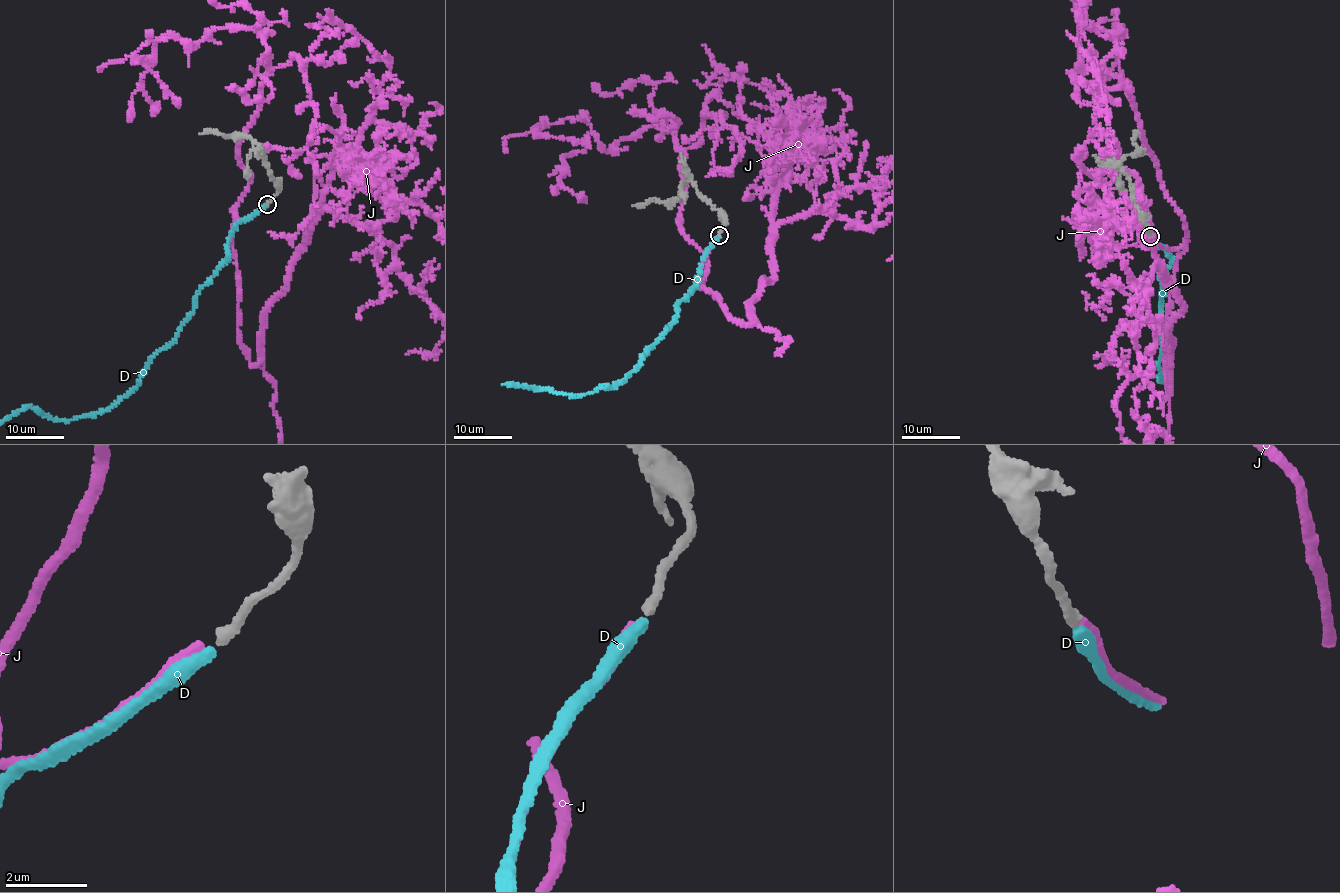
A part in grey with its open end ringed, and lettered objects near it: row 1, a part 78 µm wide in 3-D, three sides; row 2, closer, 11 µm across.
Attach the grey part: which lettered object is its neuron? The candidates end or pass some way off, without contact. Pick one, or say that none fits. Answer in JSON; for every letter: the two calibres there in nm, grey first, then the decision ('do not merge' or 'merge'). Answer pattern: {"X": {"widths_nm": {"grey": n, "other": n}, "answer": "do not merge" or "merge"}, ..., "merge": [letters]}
{"D": {"widths_nm": {"grey": 240, "other": 340}, "answer": "do not merge"}, "J": {"widths_nm": {"grey": 240, "other": 200}, "answer": "merge"}, "merge": ["J"]}

